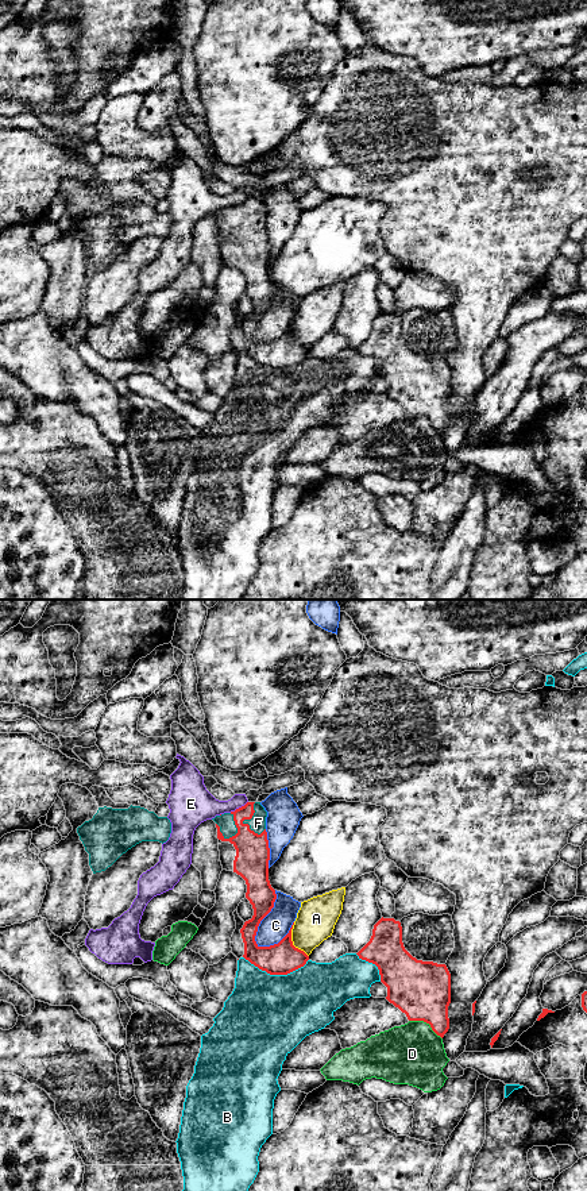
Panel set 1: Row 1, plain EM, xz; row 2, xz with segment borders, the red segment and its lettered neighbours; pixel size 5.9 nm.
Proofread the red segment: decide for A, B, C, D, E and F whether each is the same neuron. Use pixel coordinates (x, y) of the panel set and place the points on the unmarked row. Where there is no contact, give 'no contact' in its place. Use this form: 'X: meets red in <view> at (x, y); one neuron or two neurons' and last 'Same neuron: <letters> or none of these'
A: meets red in xz at (292, 336); two neurons
B: meets red in xz at (275, 369); two neurons
C: meets red in xz at (263, 312); two neurons
D: meets red in xz at (427, 417); two neurons
E: meets red in xz at (239, 203); two neurons
F: meets red in xz at (246, 214); one neuron
Same neuron: F

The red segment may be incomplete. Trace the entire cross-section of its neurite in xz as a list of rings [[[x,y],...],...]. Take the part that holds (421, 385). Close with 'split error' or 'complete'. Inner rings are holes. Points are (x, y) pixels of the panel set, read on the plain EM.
[[[382,312],[374,320],[370,336],[356,350],[378,362],[390,398],[405,408],[409,416],[424,416],[437,431],[444,432],[449,424],[451,369],[445,359],[417,355],[405,344],[399,316]]] | complete

